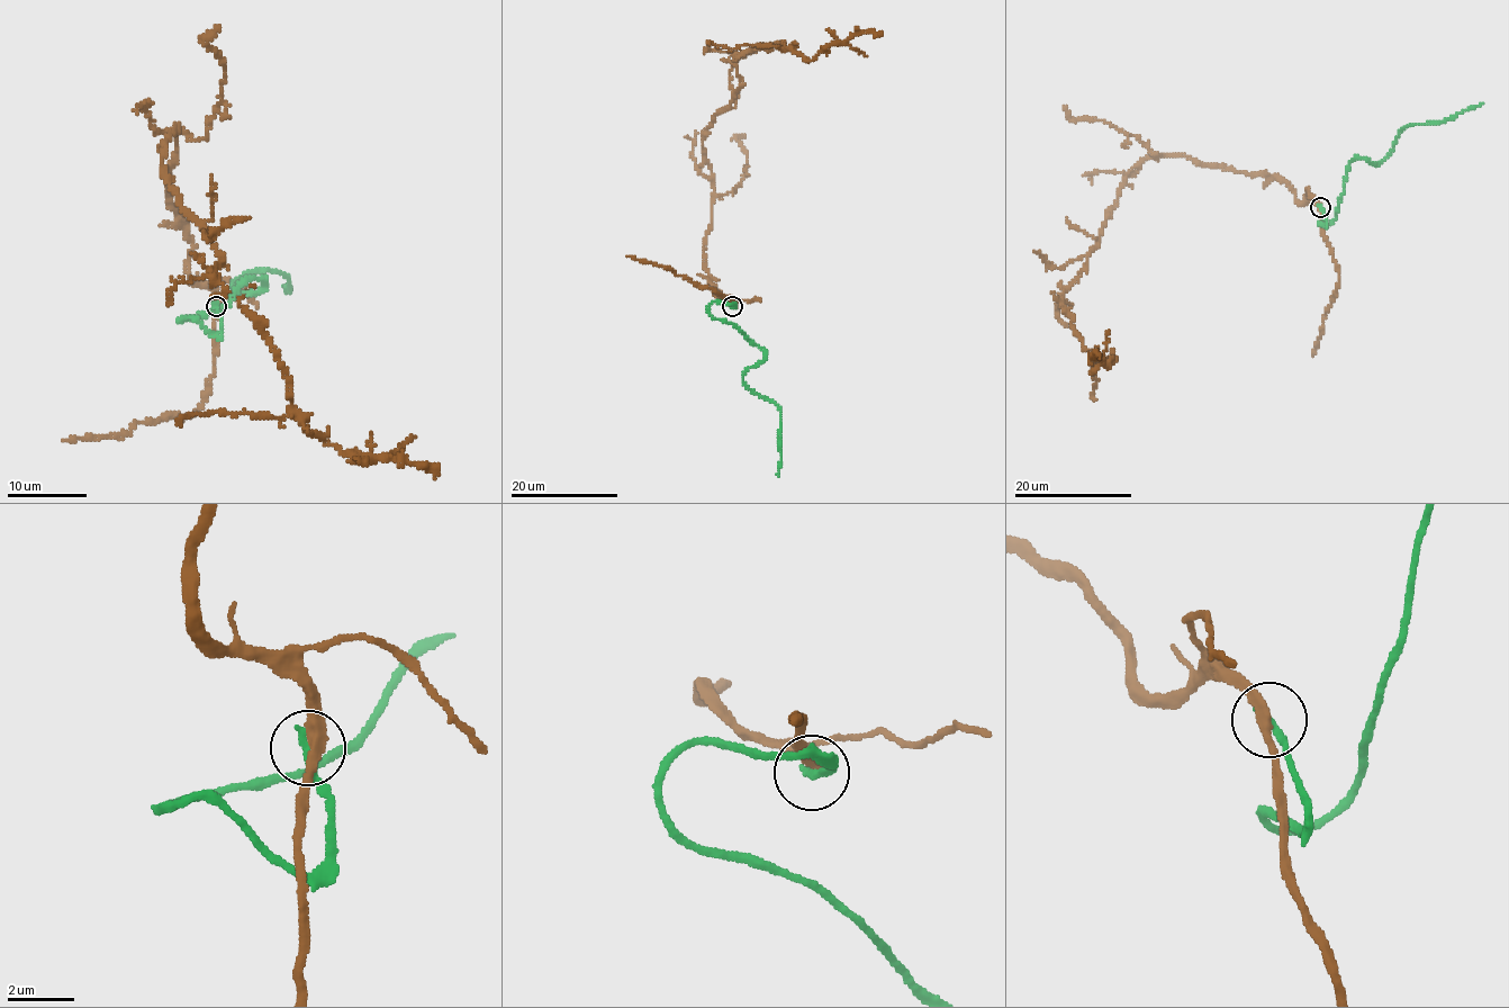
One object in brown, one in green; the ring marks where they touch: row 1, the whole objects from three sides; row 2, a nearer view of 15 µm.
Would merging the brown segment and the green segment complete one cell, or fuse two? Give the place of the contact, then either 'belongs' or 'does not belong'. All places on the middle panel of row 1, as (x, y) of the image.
(732, 306) | does not belong

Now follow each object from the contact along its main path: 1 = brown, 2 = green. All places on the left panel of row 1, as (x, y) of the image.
1: (216, 306), (170, 201), (178, 124), (168, 186), (295, 411), (339, 450), (435, 477)
2: (216, 306), (217, 335), (181, 322), (245, 282), (264, 287), (233, 288), (251, 275), (287, 287)

